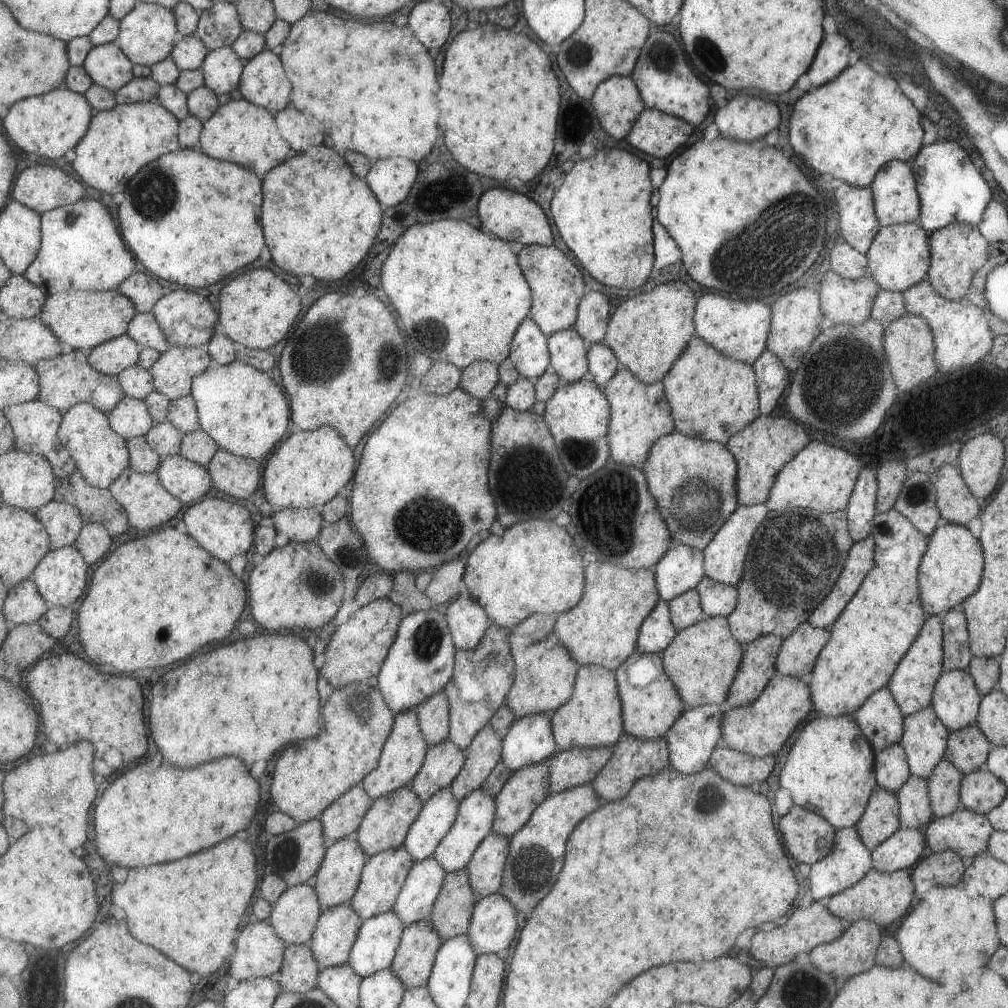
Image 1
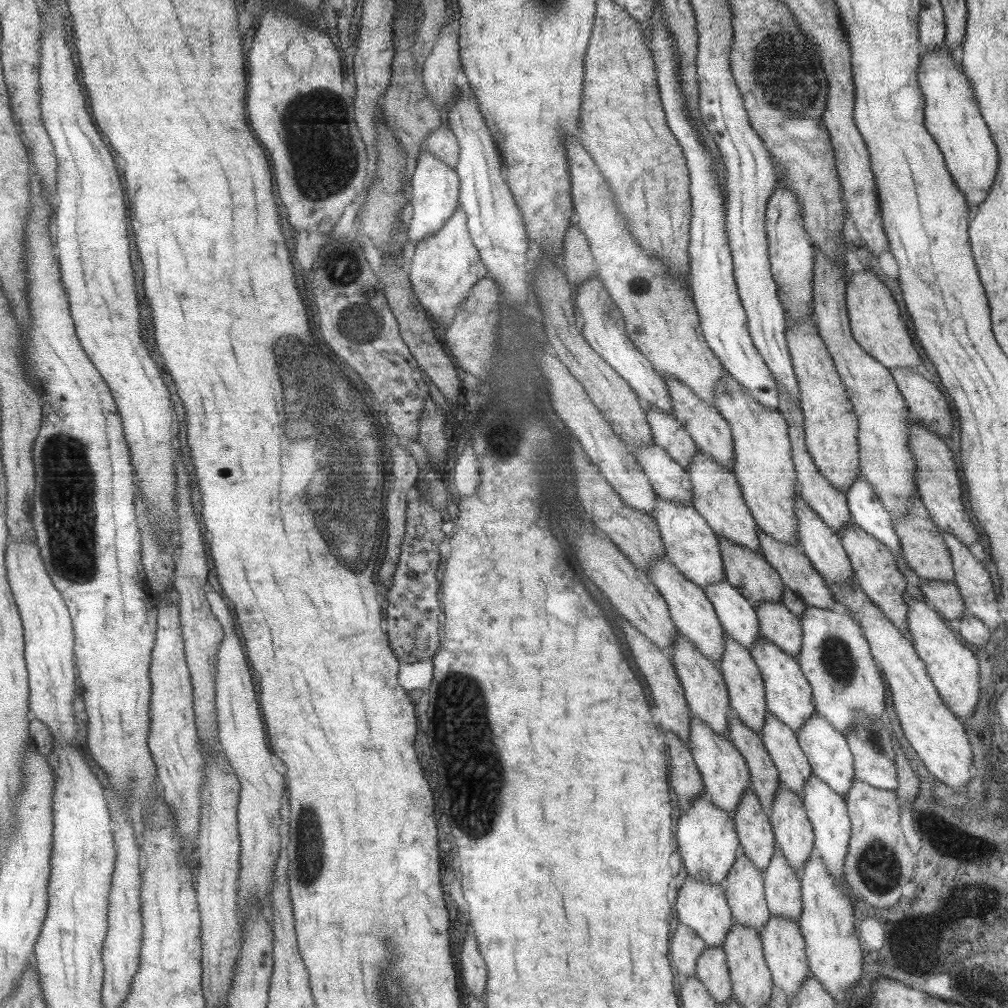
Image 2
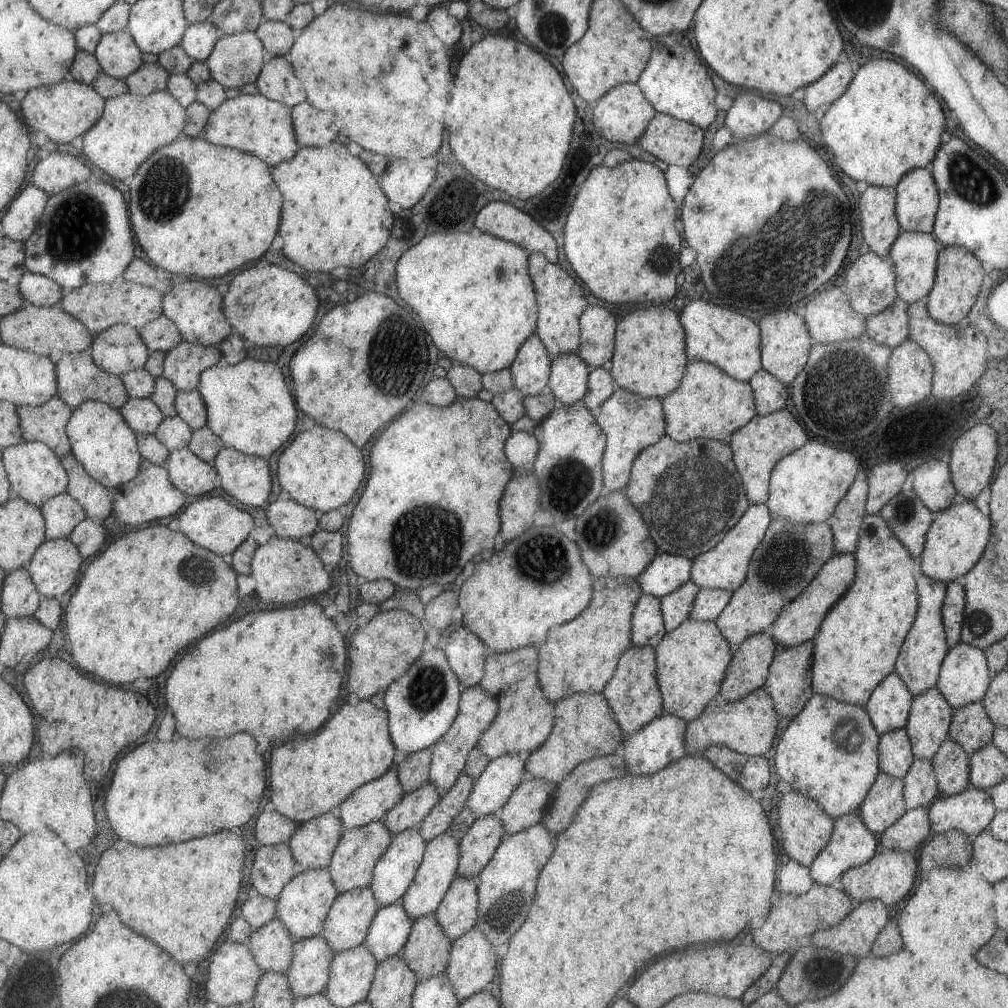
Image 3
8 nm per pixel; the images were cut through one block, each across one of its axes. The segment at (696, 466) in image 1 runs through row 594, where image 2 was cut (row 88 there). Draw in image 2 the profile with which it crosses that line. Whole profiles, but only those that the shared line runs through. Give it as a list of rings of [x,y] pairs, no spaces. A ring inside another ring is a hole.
[[[654,2],[650,25],[652,29],[648,32],[648,40],[644,42],[649,47],[655,65],[656,82],[666,123],[681,147],[689,174],[688,288],[698,314],[701,332],[708,348],[720,360],[723,368],[755,400],[758,400],[760,405],[776,410],[779,402],[776,382],[761,355],[752,345],[747,328],[746,314],[741,306],[734,281],[732,256],[725,228],[725,200],[719,192],[715,172],[712,172],[712,158],[708,156],[698,132],[694,129],[694,124],[689,121],[685,101],[680,93],[681,85],[679,85],[679,76],[677,76],[677,72],[679,72],[677,53],[675,53],[673,41],[669,38],[668,30],[664,27],[662,18],[660,18],[656,2]]]

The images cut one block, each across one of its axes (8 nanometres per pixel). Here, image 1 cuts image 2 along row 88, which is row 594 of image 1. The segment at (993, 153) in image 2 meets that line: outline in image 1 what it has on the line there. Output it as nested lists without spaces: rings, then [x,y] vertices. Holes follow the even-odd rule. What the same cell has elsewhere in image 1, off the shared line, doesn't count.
[[[946,523],[937,527],[928,538],[927,550],[923,553],[917,573],[917,580],[920,590],[920,603],[924,613],[941,616],[955,608],[971,596],[979,586],[982,575],[983,553],[979,541],[966,530],[963,525]]]

